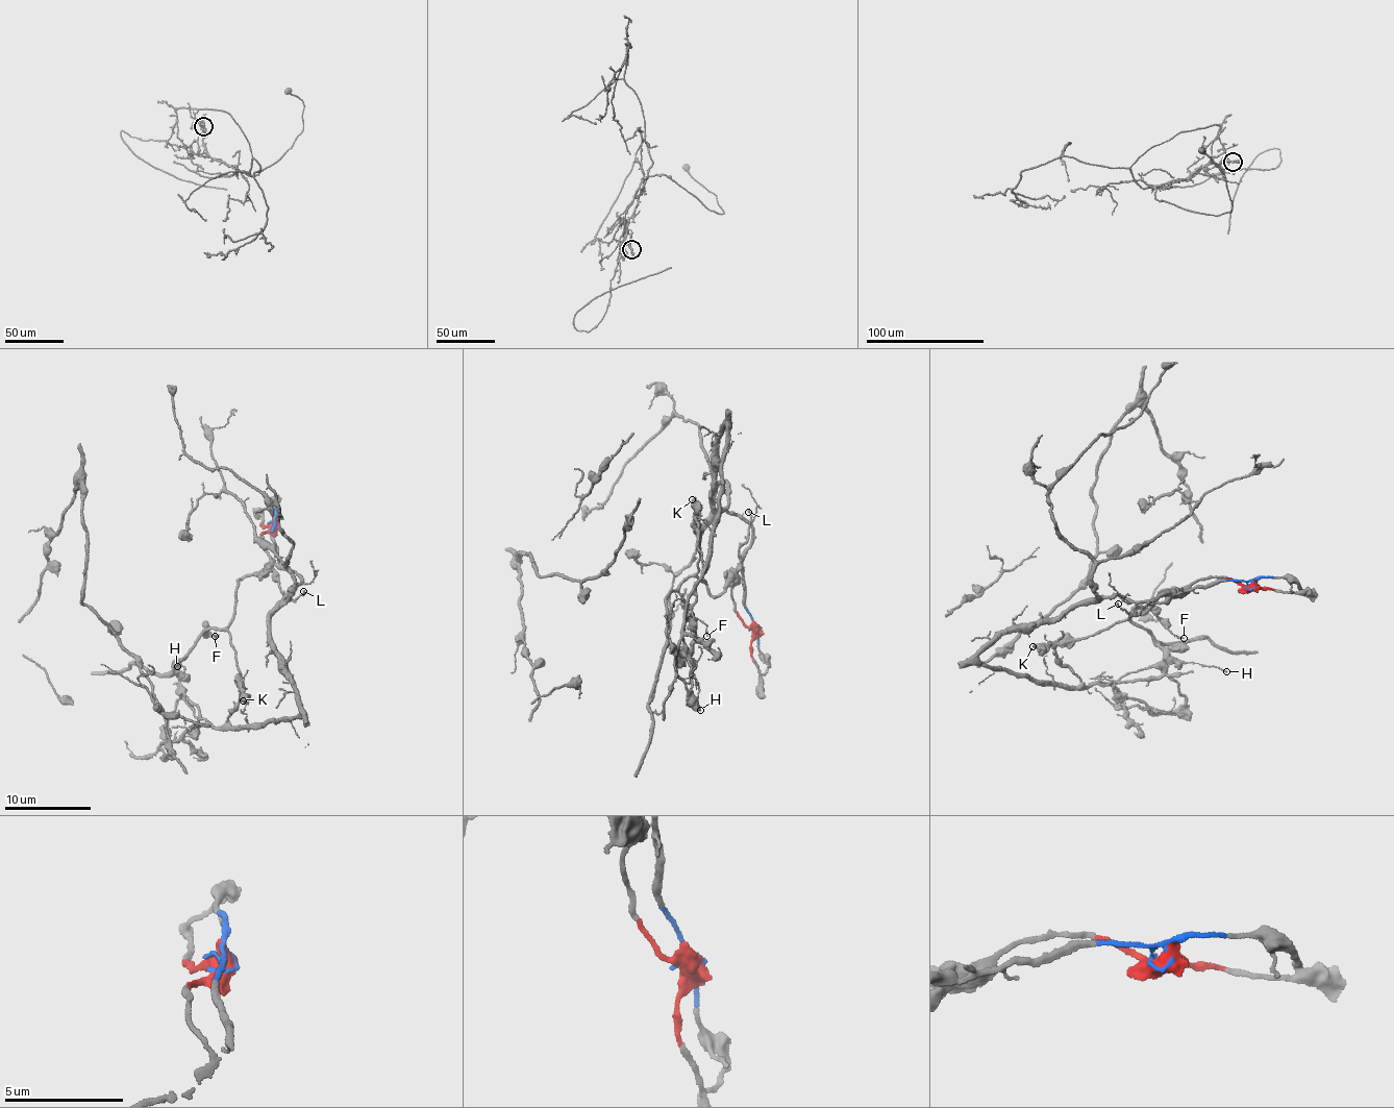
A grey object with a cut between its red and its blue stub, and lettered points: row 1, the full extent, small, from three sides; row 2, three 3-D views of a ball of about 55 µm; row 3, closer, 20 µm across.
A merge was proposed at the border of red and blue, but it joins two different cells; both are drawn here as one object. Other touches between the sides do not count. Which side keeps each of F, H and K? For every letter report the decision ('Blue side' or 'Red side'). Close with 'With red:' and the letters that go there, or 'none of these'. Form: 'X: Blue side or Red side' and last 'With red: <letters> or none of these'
F: Red side
H: Red side
K: Red side
With red: F, H, K

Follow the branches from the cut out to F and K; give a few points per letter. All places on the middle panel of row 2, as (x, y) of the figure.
F: (758, 629), (735, 609), (736, 583), (714, 596), (707, 582), (689, 575), (679, 595), (706, 636)
K: (758, 629), (745, 623), (735, 609), (736, 583), (714, 596), (707, 582), (699, 580), (699, 522), (693, 499)

